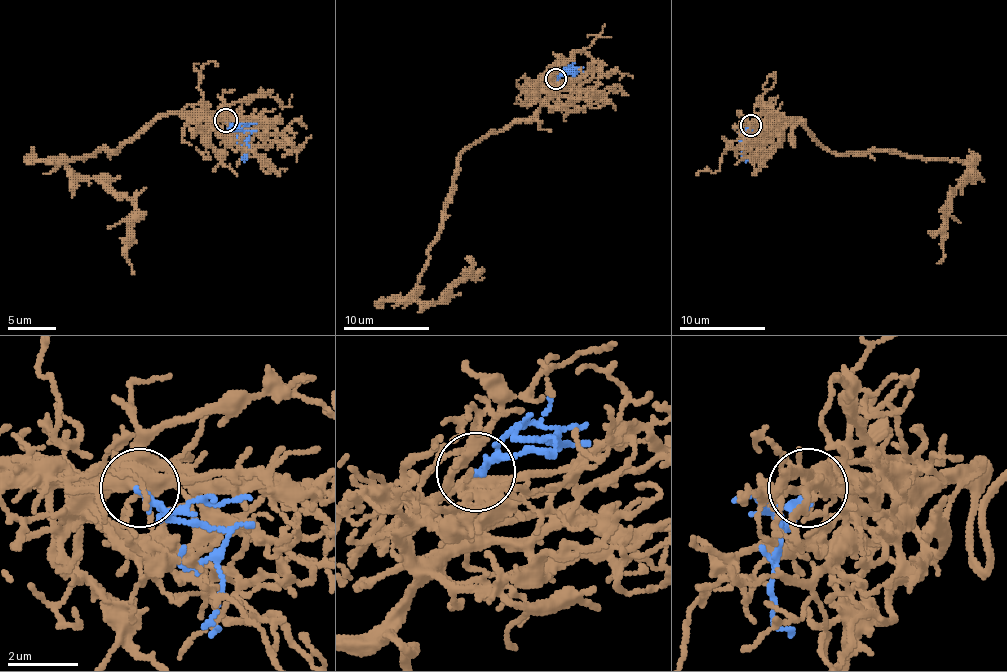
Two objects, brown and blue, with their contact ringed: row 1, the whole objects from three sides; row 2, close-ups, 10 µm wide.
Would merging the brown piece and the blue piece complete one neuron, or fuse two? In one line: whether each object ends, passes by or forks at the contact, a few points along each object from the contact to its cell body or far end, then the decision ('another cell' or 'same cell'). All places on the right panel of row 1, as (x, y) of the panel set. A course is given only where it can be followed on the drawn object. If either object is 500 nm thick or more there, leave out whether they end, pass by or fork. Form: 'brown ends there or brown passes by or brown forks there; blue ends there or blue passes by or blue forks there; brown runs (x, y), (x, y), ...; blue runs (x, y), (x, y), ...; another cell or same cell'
brown forks there; blue passes by; brown runs (752, 126), (780, 128), (799, 119), (838, 154), (960, 160), (973, 177), (948, 199), (943, 255), (937, 263); blue runs (750, 126), (743, 138), (741, 158), (748, 160); same cell

